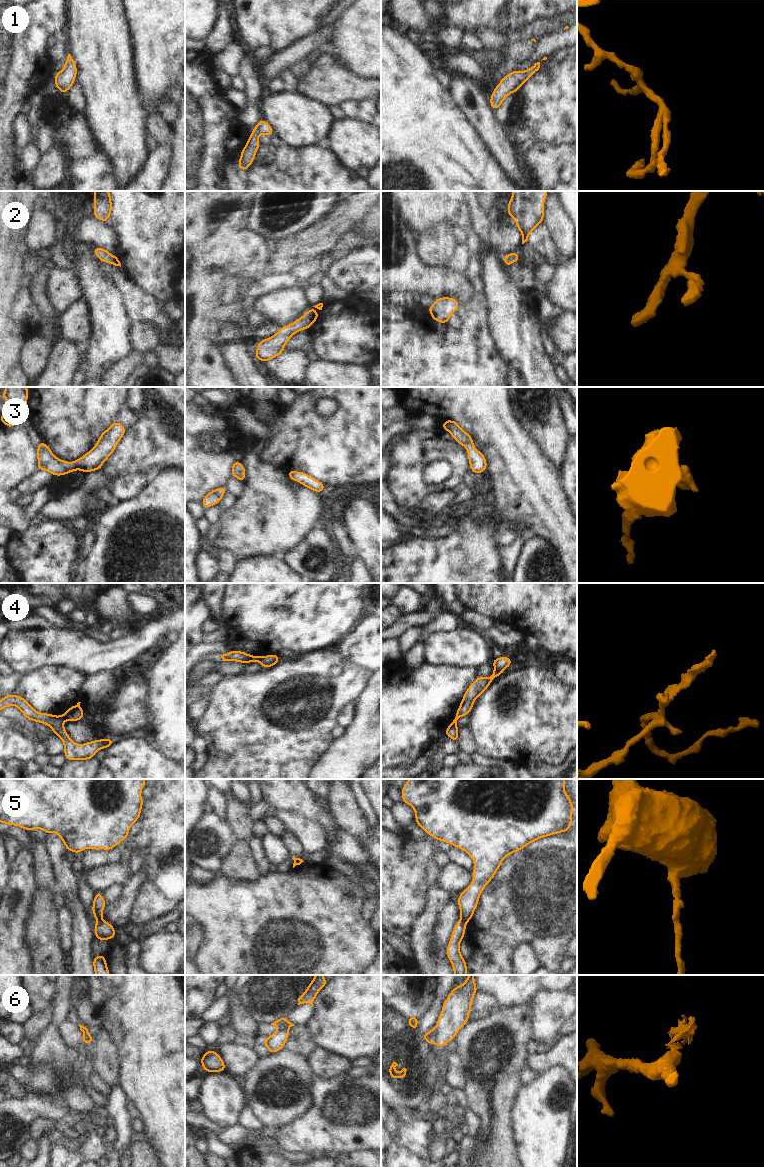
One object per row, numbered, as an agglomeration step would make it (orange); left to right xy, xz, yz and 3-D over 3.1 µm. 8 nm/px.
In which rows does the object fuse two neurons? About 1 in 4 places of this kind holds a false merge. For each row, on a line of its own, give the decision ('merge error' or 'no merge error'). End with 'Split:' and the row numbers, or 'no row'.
1: no merge error
2: no merge error
3: no merge error
4: merge error
5: merge error
6: merge error
Split: 4, 5, 6

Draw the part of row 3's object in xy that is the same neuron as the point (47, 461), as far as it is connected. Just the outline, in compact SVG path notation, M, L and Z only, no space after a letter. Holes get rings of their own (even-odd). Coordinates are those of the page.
M118 421L113 422L98 438L98 443L79 459L67 462L57 458L50 447L41 441L37 445L37 470L50 472L53 476L63 476L81 470L84 473L101 470L103 463L115 451L117 443L125 435L126 428Z

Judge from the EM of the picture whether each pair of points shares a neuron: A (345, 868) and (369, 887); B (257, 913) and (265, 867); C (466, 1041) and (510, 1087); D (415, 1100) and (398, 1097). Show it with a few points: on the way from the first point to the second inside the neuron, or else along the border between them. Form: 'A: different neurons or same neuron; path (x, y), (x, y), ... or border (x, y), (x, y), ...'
A: same neuron; path (351, 873), (363, 882)
B: different neurons; border (273, 869), (260, 876)
C: same neuron; path (492, 1024), (502, 1021), (515, 1032), (512, 1061)
D: same neuron; path (411, 1098), (402, 1097)

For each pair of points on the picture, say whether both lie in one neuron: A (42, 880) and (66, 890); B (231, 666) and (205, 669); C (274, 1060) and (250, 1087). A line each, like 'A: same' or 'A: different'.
A: different
B: same
C: same

